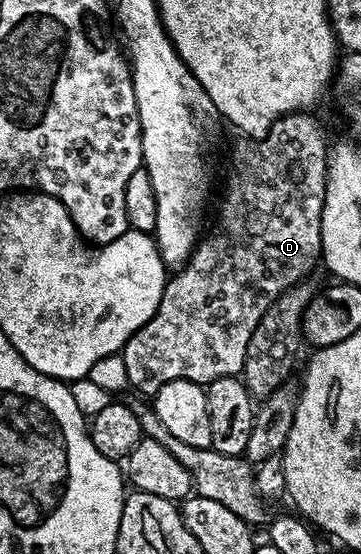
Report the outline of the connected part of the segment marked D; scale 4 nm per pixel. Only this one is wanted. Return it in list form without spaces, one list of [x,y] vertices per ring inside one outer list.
[[[295,113],[283,115],[271,125],[265,128],[261,137],[242,137],[239,143],[230,151],[230,172],[226,175],[226,188],[222,191],[222,200],[218,203],[218,220],[214,228],[207,230],[198,240],[198,246],[194,248],[190,259],[182,267],[177,268],[167,278],[166,288],[160,297],[160,305],[156,313],[137,331],[122,348],[120,354],[124,361],[124,369],[128,369],[128,384],[138,391],[143,391],[146,397],[152,397],[168,381],[187,379],[193,383],[208,385],[220,377],[229,375],[241,376],[245,365],[245,353],[248,350],[248,341],[256,330],[256,325],[264,316],[265,311],[282,293],[290,286],[305,280],[313,269],[314,262],[319,262],[322,253],[322,206],[326,200],[326,177],[328,174],[328,145],[326,147],[326,135],[322,127],[313,119],[310,113]]]

